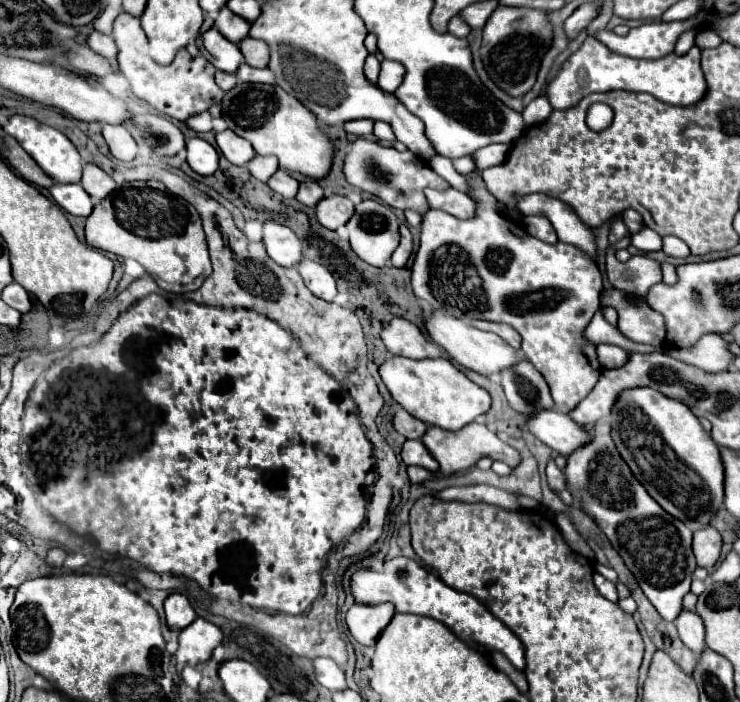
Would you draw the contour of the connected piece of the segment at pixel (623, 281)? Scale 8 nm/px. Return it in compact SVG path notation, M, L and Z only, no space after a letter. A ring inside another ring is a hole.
M613 251L607 253L607 277L615 289L645 297L647 291L661 281L661 267L649 257L631 257L627 263L619 263Z

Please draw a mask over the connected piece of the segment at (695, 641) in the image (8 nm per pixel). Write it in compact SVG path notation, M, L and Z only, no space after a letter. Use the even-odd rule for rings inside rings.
M683 609L679 613L679 617L675 619L675 627L679 631L679 639L693 651L693 653L701 653L705 649L705 627L701 617L695 611Z

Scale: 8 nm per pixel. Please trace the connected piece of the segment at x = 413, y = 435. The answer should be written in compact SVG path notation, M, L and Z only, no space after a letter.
M399 409L393 417L393 427L407 439L421 439L427 431L427 425L415 417L411 417L405 409Z

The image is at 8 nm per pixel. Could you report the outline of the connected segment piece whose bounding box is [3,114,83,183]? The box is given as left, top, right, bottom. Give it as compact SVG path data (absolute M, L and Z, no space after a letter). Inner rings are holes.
M15 114L9 117L7 125L3 125L3 129L15 137L19 141L19 145L39 163L39 167L55 181L59 183L79 183L81 179L81 157L77 153L77 149L73 147L73 143L61 133L61 131L53 131L53 127L43 125L39 121L35 121L33 117L25 117L25 115Z

